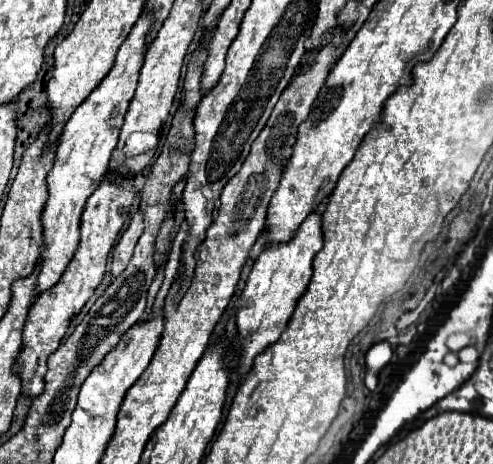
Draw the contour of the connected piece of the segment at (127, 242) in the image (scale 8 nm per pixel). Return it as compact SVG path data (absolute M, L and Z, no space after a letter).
M135 212L129 228L123 232L119 244L113 250L113 260L111 260L111 274L113 274L113 278L117 278L125 270L125 266L129 264L129 260L133 256L133 248L135 248L139 236L143 234L143 228L145 228L143 216L141 216L141 212Z

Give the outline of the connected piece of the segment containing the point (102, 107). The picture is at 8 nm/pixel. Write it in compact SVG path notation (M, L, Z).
M141 16L131 36L123 42L119 48L117 60L109 76L89 94L89 98L73 112L71 120L65 124L63 134L57 144L55 152L55 164L47 174L47 190L49 198L45 202L45 208L41 212L41 224L43 224L43 248L41 256L37 260L39 264L39 276L37 276L37 296L49 288L53 288L59 278L63 276L65 268L75 256L75 250L81 240L81 214L85 208L87 198L97 190L101 180L107 174L109 168L109 156L113 154L113 148L117 146L117 136L123 124L123 116L127 112L127 106L133 98L139 70L145 58L145 36L153 26L153 16Z

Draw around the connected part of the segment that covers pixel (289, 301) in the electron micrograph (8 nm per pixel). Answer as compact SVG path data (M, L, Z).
M317 208L315 212L309 214L309 218L297 230L297 236L293 236L293 240L289 240L289 244L265 248L249 274L247 286L241 292L243 304L237 312L237 334L239 334L239 344L243 346L241 356L237 360L239 380L243 380L251 372L255 356L259 356L267 346L271 346L273 342L279 340L279 336L287 328L287 322L297 306L297 300L307 290L307 284L313 274L313 268L311 268L313 256L323 246L321 210L323 208Z

